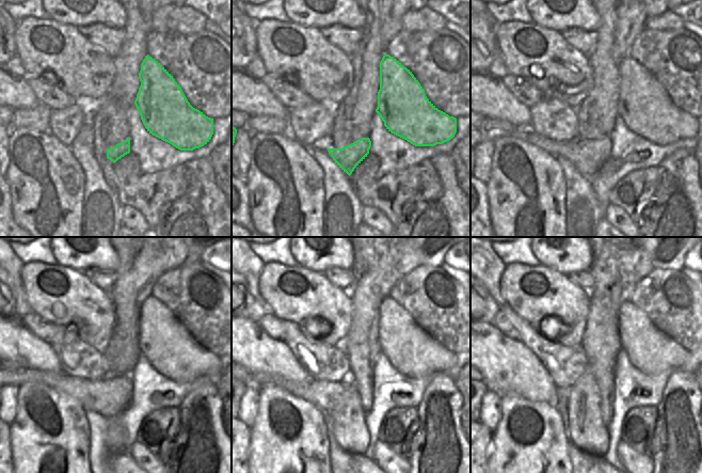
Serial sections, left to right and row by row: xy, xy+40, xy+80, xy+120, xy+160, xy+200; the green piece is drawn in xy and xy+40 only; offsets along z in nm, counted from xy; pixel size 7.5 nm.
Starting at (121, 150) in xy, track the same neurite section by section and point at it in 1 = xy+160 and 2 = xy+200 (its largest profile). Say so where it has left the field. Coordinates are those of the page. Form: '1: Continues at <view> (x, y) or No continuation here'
1: Continues at xy+160 (329, 396)
2: Continues at xy+200 (562, 393)

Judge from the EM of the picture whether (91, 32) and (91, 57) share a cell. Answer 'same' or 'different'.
different

